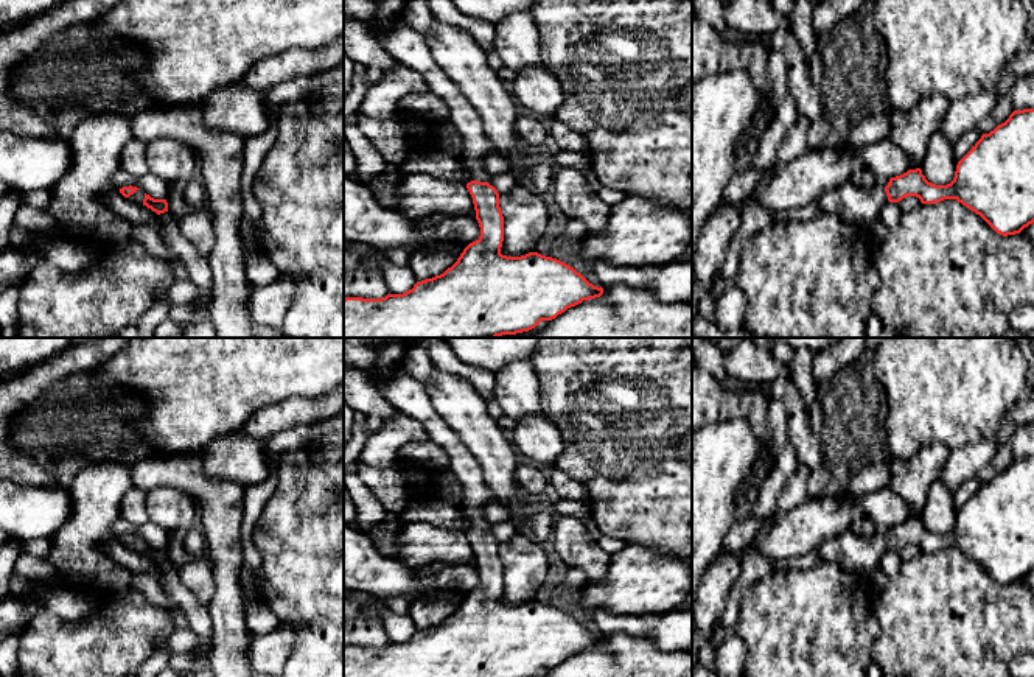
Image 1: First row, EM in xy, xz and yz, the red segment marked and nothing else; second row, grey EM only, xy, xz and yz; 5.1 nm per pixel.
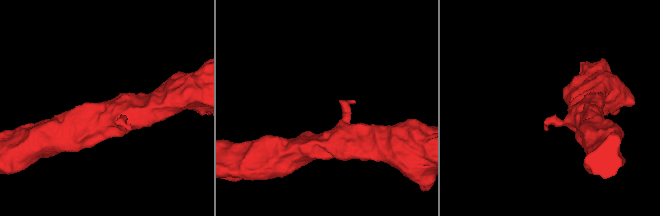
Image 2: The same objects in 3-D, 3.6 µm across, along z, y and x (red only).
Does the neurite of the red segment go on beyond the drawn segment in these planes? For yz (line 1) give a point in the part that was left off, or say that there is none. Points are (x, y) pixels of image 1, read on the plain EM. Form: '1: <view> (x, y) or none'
1: yz (851, 551)

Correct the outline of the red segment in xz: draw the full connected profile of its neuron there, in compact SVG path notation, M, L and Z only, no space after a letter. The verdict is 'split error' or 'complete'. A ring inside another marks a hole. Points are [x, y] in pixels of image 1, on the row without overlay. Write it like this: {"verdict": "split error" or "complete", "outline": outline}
{"verdict": "split error", "outline": "M400 367L376 386L396 412L420 422L429 439L446 451L448 468L457 476L463 492L460 510L473 524L466 537L473 546L480 585L470 591L443 623L417 630L403 643L387 643L381 647L345 646L344 677L535 677L541 669L552 669L583 649L600 646L602 635L594 635L557 607L538 601L521 605L501 602L504 565L499 542L488 532L490 523L485 520L485 507L494 503L494 496L485 486L480 465L459 434L437 414L424 384Z"}

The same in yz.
{"verdict": "split error", "outline": "M1034 458L1014 459L1009 467L972 495L958 510L955 526L947 534L934 534L925 528L920 517L891 526L888 534L863 537L846 531L832 537L816 549L826 562L858 576L880 567L880 557L889 551L899 551L906 545L916 545L922 552L936 552L944 548L956 548L980 563L997 582L1008 585L1020 582L1034 571Z"}

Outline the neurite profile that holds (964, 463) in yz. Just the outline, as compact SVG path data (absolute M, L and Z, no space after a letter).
M980 439L962 448L953 450L950 459L941 472L939 481L955 492L967 479L994 461L998 451L998 440Z

